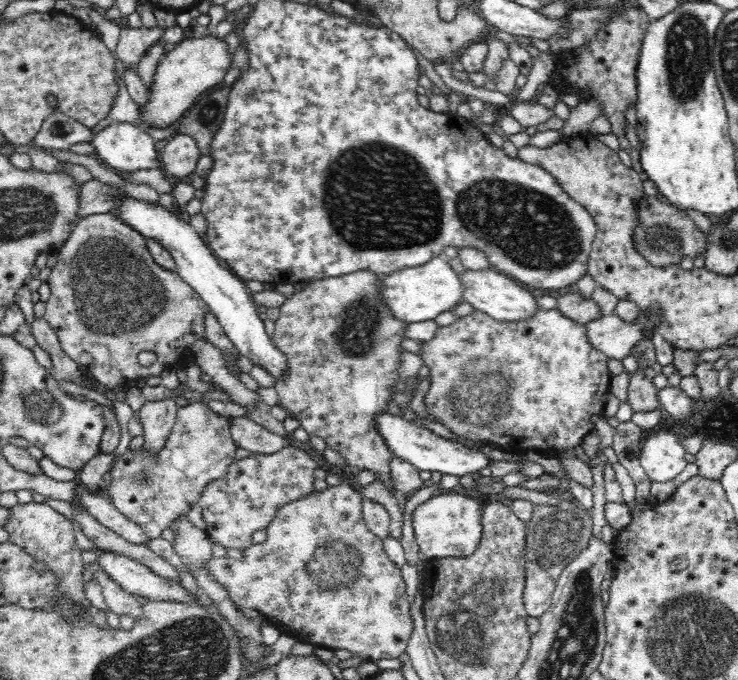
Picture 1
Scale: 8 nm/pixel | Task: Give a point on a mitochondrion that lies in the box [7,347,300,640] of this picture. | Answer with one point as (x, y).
(42, 406)

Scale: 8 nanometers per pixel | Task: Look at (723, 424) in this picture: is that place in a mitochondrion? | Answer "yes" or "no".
yes

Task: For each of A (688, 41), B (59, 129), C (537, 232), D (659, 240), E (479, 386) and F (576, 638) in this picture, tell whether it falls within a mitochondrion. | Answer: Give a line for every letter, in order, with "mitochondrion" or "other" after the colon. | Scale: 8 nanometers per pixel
A: mitochondrion
B: other
C: mitochondrion
D: mitochondrion
E: mitochondrion
F: mitochondrion

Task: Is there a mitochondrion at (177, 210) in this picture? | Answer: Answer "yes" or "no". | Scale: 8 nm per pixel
no

